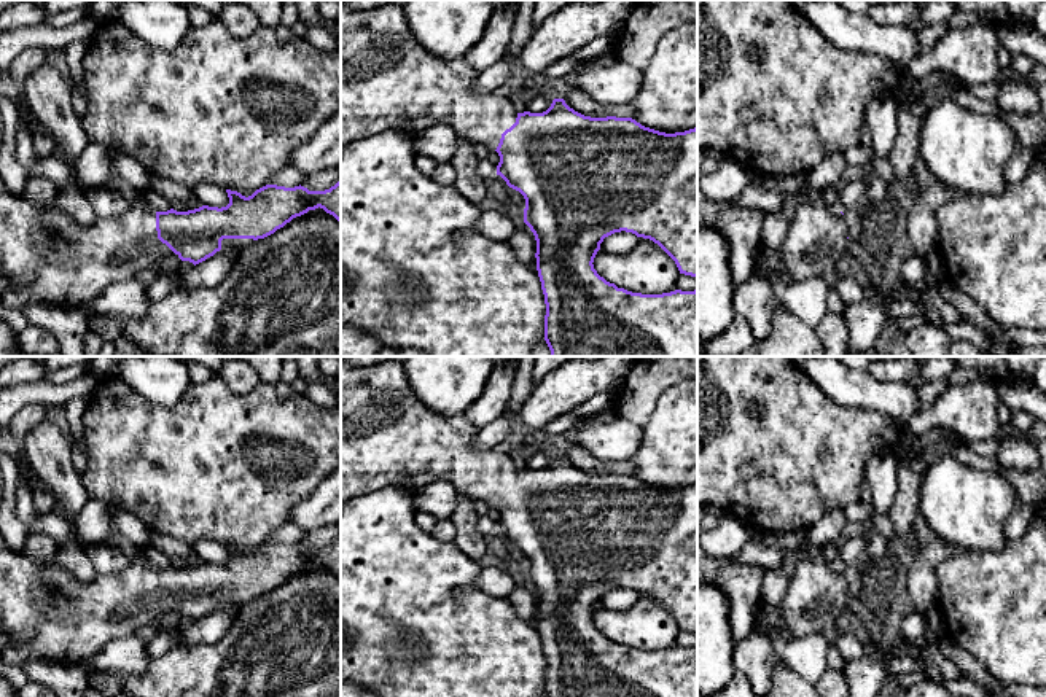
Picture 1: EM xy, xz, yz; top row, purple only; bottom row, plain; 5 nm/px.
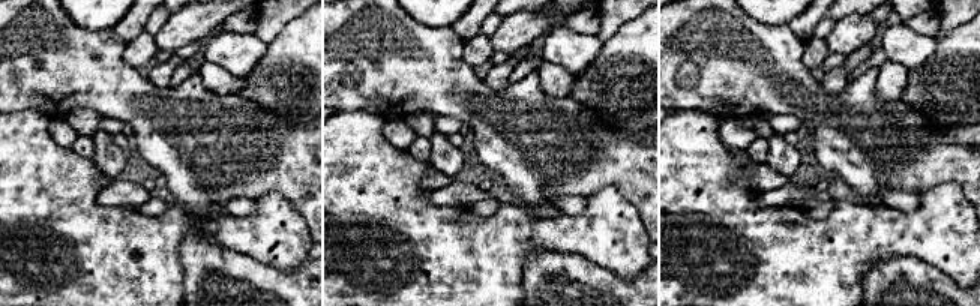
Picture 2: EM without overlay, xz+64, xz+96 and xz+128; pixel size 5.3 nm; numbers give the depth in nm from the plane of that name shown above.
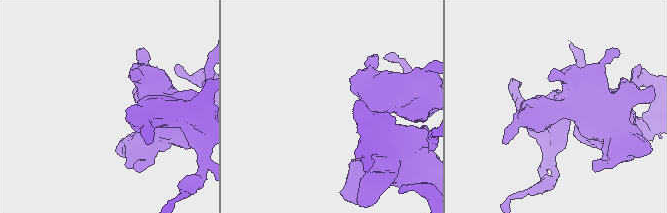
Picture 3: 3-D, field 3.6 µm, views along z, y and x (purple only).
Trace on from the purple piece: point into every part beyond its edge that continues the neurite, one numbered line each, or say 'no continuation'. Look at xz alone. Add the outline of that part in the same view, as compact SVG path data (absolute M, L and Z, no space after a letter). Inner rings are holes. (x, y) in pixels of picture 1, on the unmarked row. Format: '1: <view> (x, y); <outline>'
1: xz (387, 438); M341 356L341 504L379 489L395 487L412 495L436 481L447 481L457 493L497 506L502 490L516 479L517 466L508 454L476 449L478 433L465 414L446 417L423 406L409 385L403 361L352 366Z

